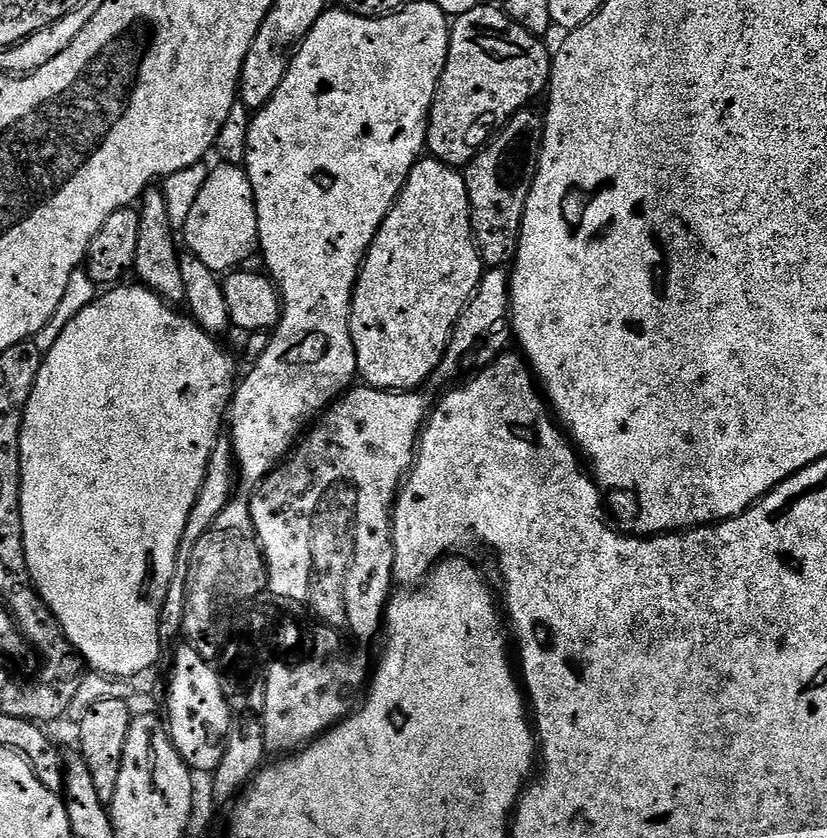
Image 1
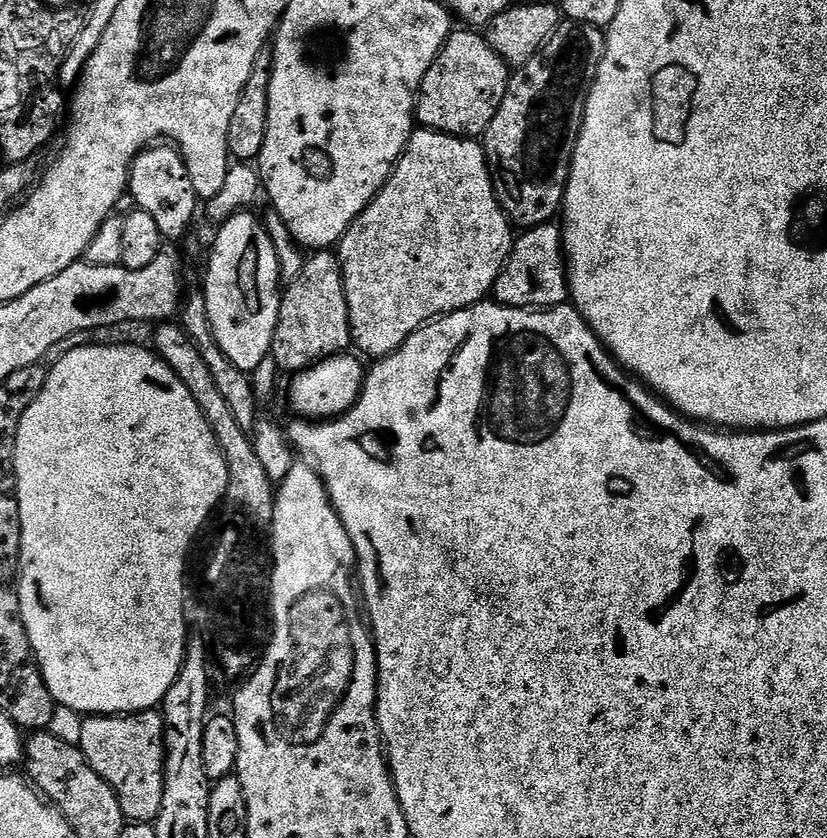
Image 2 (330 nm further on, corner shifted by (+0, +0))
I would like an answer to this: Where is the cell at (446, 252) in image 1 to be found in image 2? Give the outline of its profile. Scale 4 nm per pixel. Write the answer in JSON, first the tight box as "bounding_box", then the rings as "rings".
{"bounding_box":[338,131,514,358],"rings":[[[413,131],[408,145],[404,147],[404,153],[401,154],[396,167],[392,169],[392,175],[388,177],[388,181],[380,189],[380,193],[370,201],[364,213],[350,225],[347,234],[340,239],[338,245],[340,269],[344,275],[344,289],[355,347],[360,347],[366,355],[372,356],[371,358],[388,356],[391,352],[400,349],[406,342],[406,338],[410,338],[410,334],[414,334],[425,324],[441,316],[447,316],[450,312],[469,308],[471,304],[481,303],[487,297],[484,295],[487,292],[489,295],[495,289],[496,279],[504,268],[504,263],[508,261],[508,255],[512,253],[513,243],[514,228],[507,214],[500,209],[500,203],[492,185],[492,175],[488,169],[488,160],[484,156],[483,143],[476,138],[448,136],[445,132]]]}

